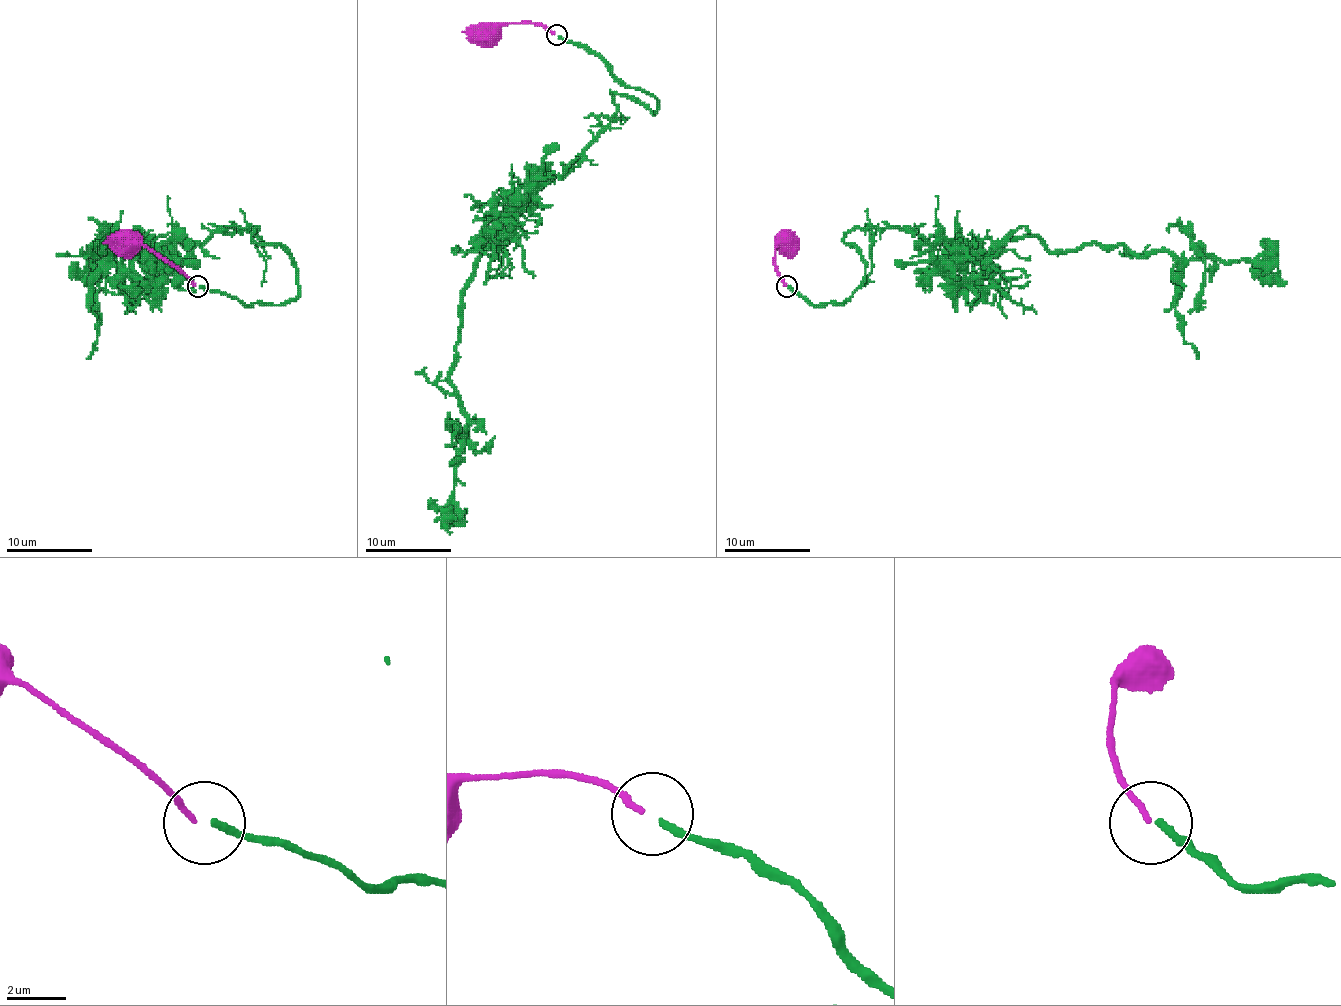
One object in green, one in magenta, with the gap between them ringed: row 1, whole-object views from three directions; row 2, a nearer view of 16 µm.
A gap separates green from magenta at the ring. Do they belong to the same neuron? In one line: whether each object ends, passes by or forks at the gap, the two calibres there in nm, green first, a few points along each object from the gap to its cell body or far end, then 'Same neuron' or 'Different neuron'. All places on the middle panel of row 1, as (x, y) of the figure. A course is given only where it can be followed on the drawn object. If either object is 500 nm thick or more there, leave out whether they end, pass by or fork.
At the ring green ends. At the ring magenta ends. Thickness 260 nm (green) against 200 nm. Course of green: (558, 36), (655, 113), (610, 94), (616, 117), (494, 233), (464, 288), (451, 532). Course of magenta: (554, 34), (533, 23), (481, 25), (462, 32). Different neuron

